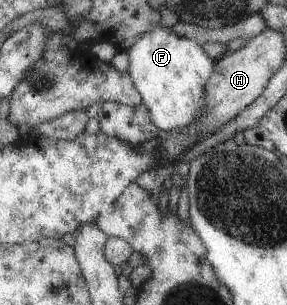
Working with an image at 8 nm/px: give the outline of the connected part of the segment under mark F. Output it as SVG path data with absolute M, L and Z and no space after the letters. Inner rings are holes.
M156 24L151 30L140 34L134 44L125 50L128 56L127 72L160 133L187 126L199 118L206 106L204 90L214 66L197 43L187 40L187 37L179 38L170 27Z

